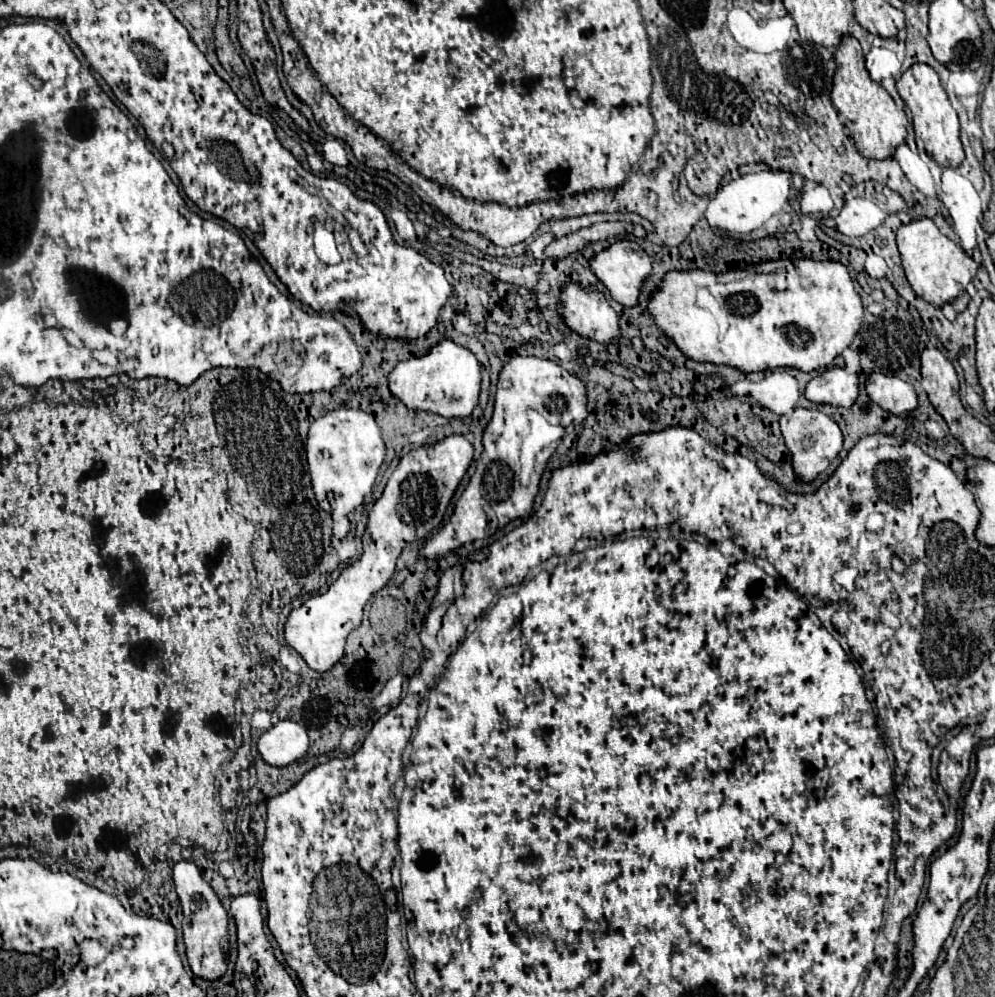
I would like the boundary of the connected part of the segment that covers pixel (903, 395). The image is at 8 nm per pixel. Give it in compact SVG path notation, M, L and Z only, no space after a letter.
M871 373L865 383L867 395L885 411L901 415L917 407L917 393L911 383L883 373Z

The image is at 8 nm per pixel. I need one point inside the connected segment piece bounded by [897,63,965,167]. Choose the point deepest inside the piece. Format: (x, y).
(935, 122)

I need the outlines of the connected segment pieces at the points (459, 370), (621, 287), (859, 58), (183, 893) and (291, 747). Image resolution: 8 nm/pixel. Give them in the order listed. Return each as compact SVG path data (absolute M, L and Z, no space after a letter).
M443 339L425 355L411 357L391 371L391 393L409 409L437 413L441 417L469 417L479 401L481 367L475 355L451 339Z
M623 239L623 241L613 243L609 249L601 251L599 255L595 255L591 259L591 269L597 275L597 279L609 289L609 293L615 301L619 301L621 305L627 305L627 307L635 307L639 303L641 285L653 271L653 261L635 241Z
M851 37L841 39L835 51L835 63L837 63L837 71L833 77L831 101L835 109L839 111L839 115L843 117L847 131L851 131L857 151L863 157L871 157L871 159L893 157L895 149L903 145L907 137L905 111L895 105L891 95L879 83L871 81L865 69L865 57L857 39L851 39Z
M179 861L173 867L175 889L183 907L183 941L187 951L187 961L195 977L215 981L227 971L227 943L229 943L229 919L219 897L211 885L203 879L199 867L193 861Z
M279 721L269 731L261 733L257 749L269 765L285 767L301 759L309 749L309 739L305 727L293 721Z

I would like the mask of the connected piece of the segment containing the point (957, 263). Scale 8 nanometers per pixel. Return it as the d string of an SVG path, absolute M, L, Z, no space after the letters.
M919 219L901 225L901 229L897 231L897 247L907 281L911 283L915 293L931 305L941 307L945 303L951 303L975 277L977 263L969 255L965 255L959 243L953 243L949 237L945 237L931 219Z

